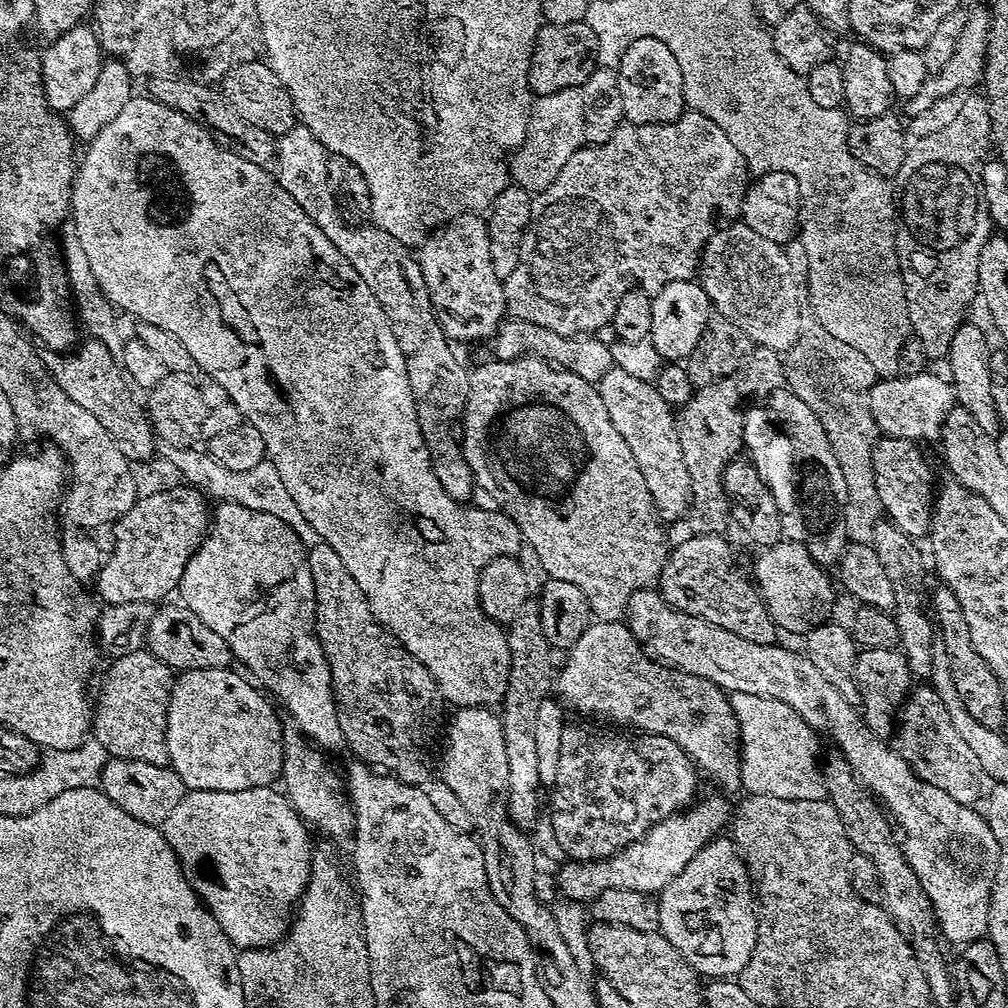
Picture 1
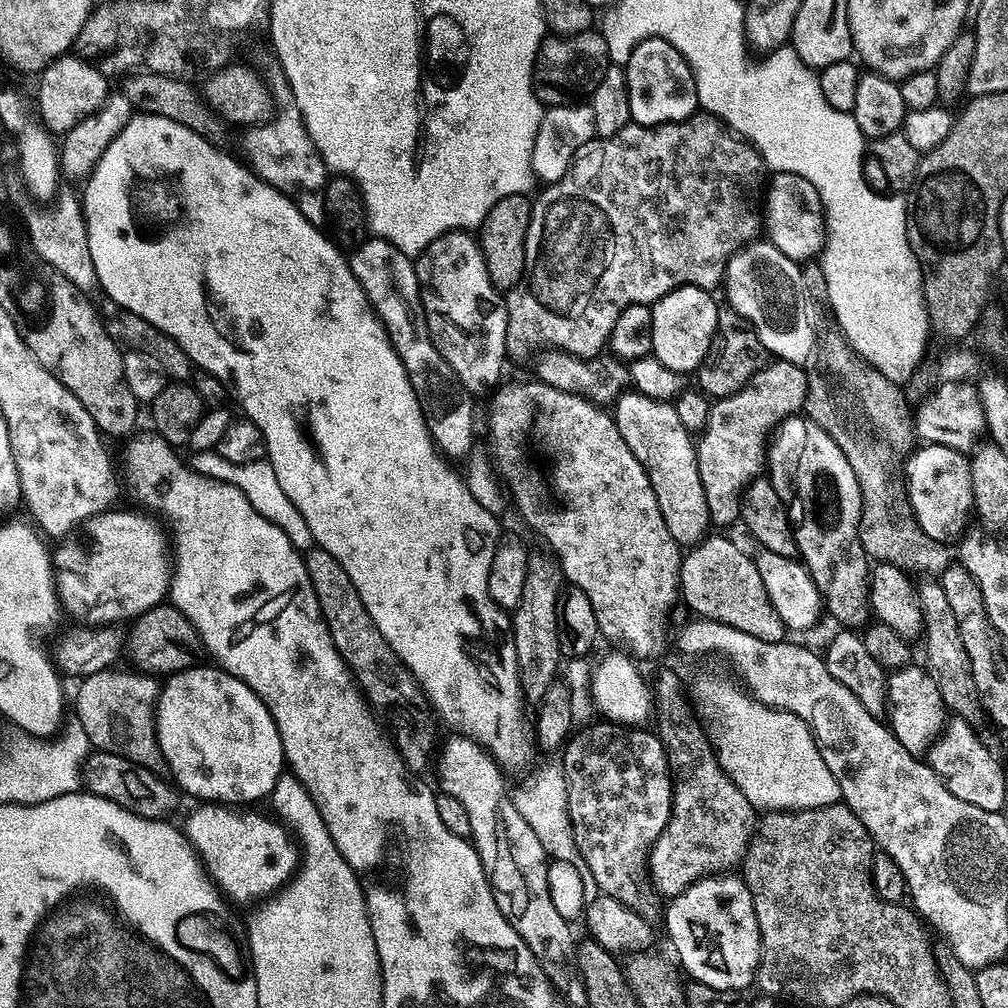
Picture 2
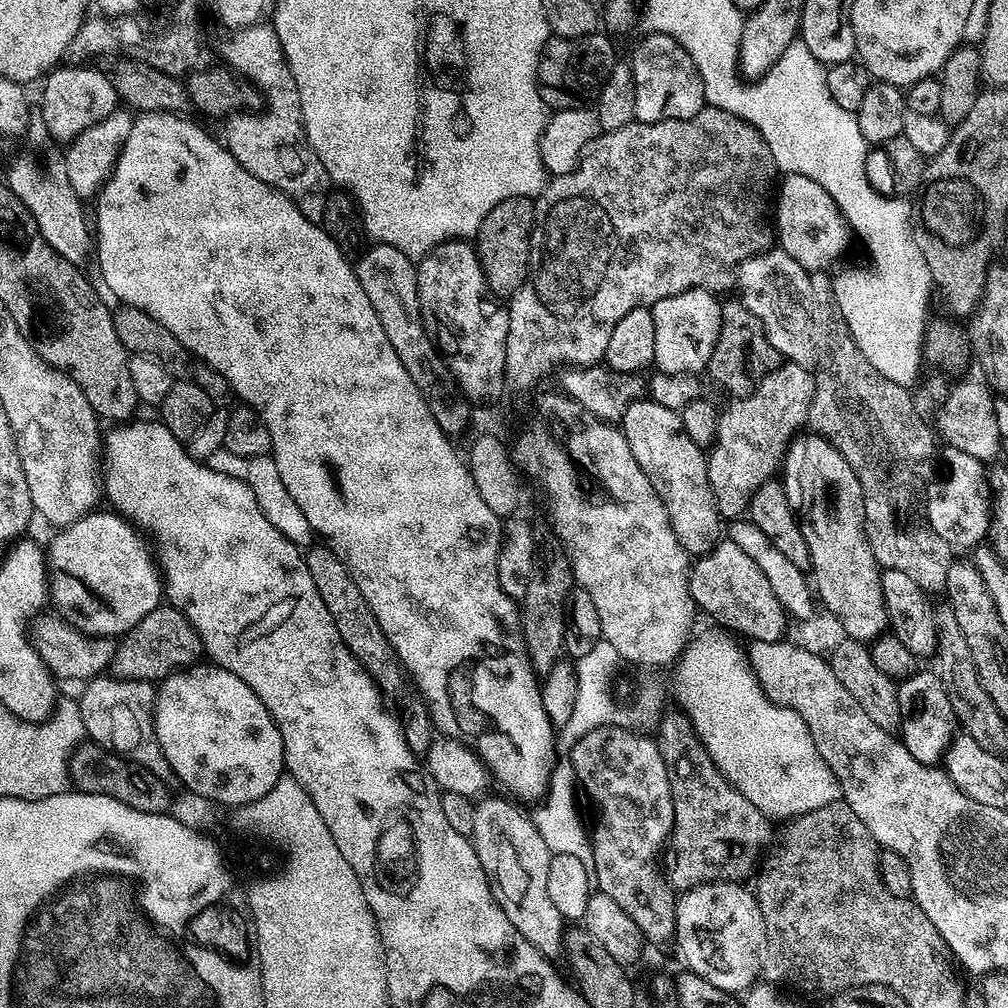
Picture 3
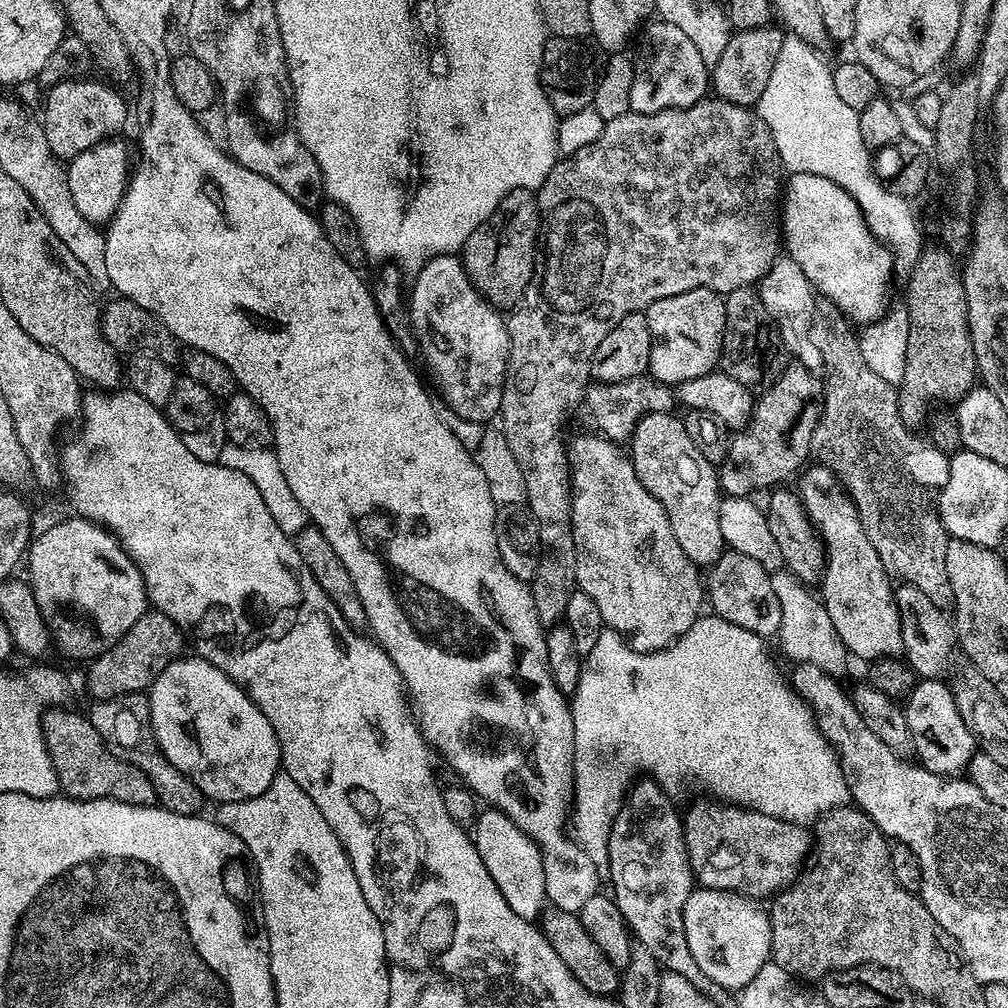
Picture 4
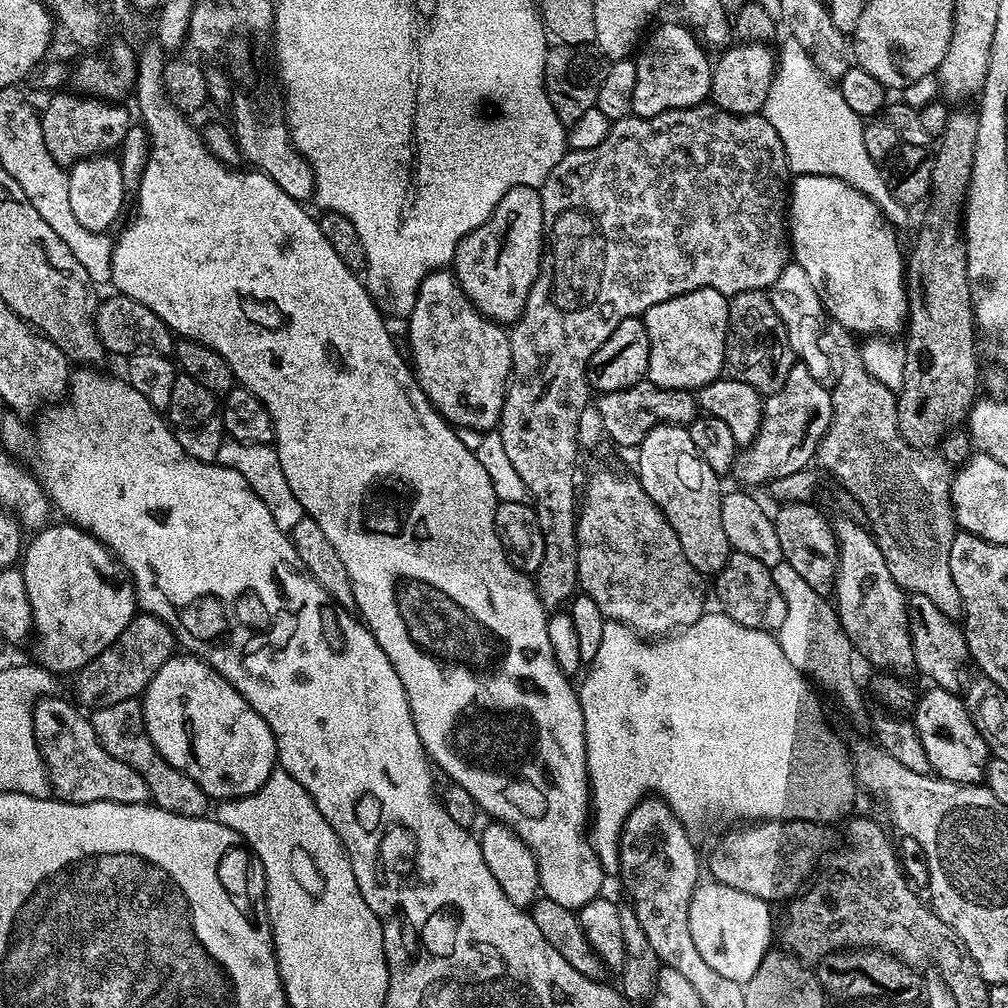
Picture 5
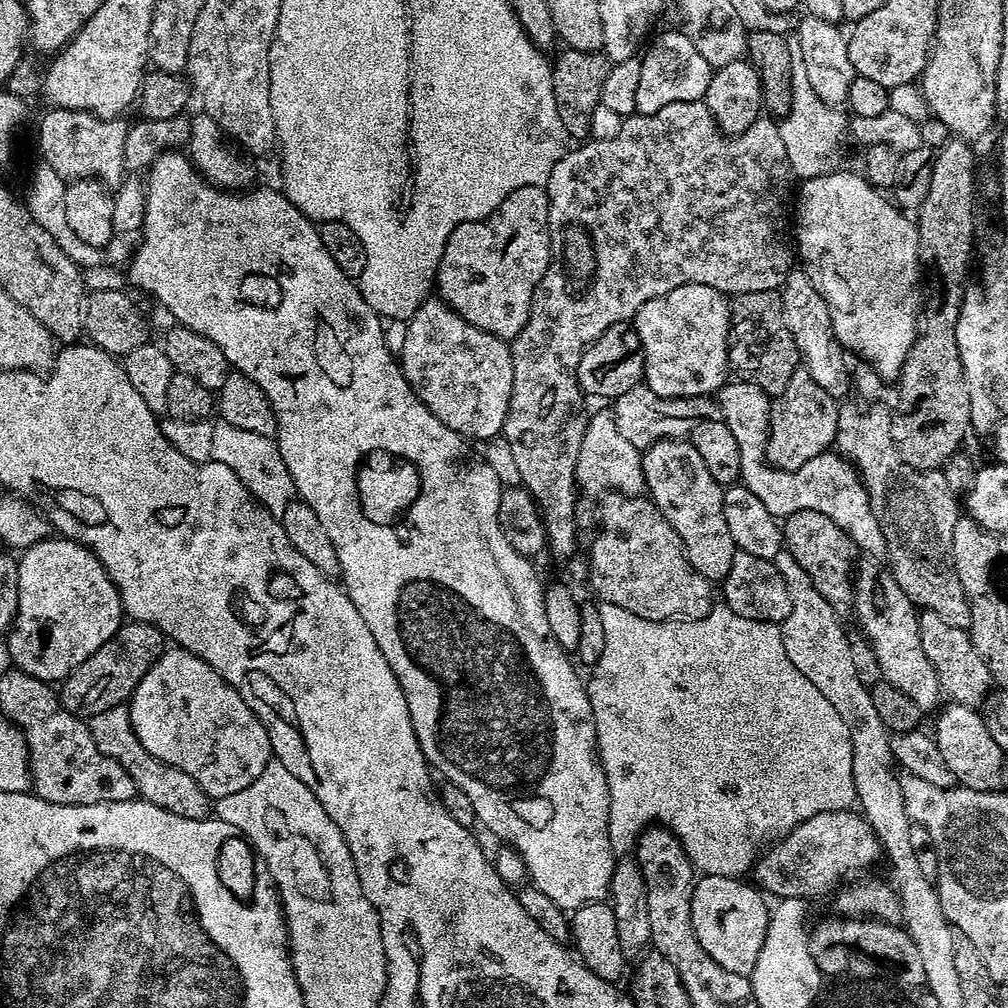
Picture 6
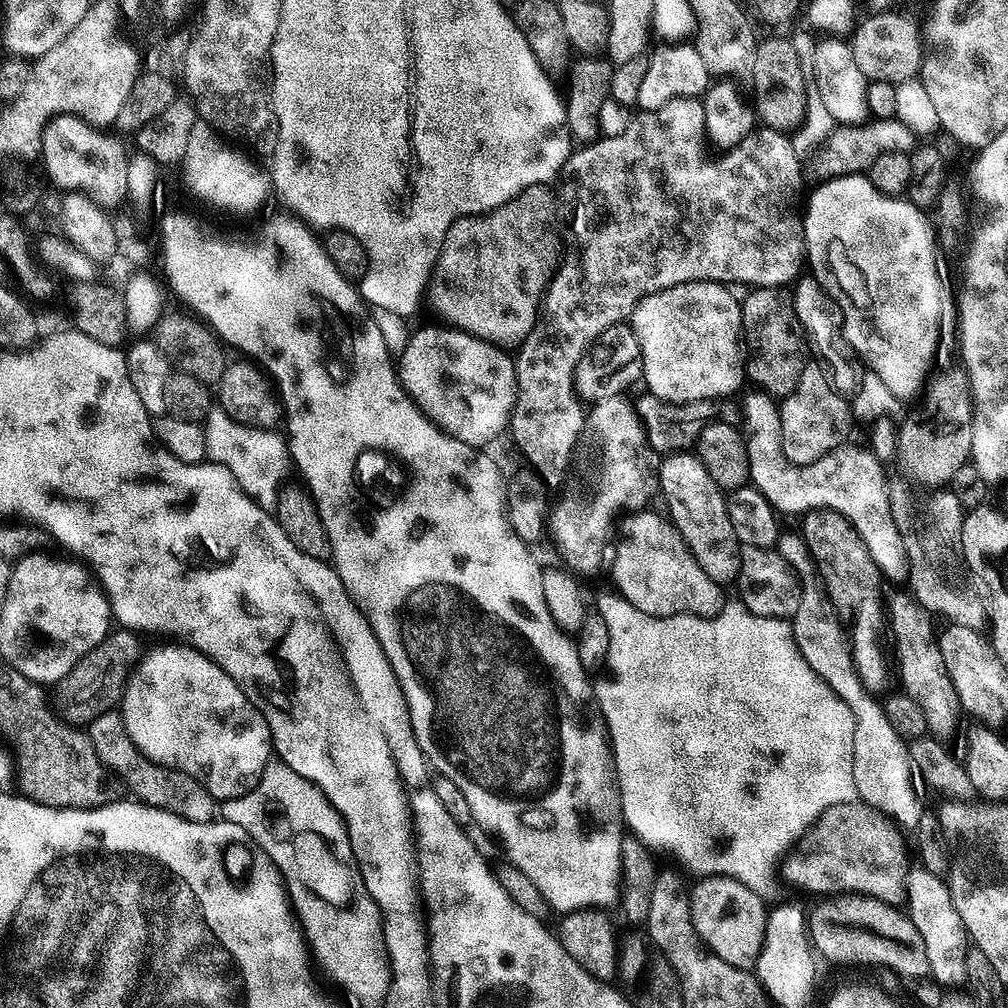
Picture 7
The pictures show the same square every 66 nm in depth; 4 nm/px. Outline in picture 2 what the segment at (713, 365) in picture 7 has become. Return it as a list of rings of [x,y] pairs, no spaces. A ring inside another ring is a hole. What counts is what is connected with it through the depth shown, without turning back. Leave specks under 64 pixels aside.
[[[687,284],[651,305],[654,326],[651,355],[655,356],[658,362],[662,362],[662,366],[670,366],[670,370],[681,374],[695,373],[699,369],[710,350],[712,340],[716,337],[720,308],[712,295],[707,288]]]

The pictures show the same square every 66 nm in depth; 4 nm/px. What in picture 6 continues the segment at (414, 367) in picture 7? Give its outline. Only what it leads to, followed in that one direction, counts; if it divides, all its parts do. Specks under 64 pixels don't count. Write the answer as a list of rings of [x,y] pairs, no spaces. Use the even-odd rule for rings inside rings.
[[[429,298],[407,321],[398,347],[398,363],[404,376],[438,422],[469,442],[487,442],[503,433],[514,382],[509,341],[470,326],[443,300]]]

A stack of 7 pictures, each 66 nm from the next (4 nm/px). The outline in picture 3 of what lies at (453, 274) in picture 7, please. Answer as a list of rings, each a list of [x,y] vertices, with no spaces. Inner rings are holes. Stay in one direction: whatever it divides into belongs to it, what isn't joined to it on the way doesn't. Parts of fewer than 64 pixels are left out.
[[[515,196],[490,210],[474,237],[476,257],[484,271],[490,290],[498,298],[511,297],[524,285],[530,275],[528,263],[534,260],[535,203],[527,196]],[[533,240],[533,244],[532,244]],[[533,248],[533,256],[532,256]]]

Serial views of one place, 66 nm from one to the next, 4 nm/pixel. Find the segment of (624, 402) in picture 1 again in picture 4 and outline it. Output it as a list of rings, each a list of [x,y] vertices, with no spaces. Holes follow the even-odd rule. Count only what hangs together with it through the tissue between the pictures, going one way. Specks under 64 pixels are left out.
[[[672,412],[643,415],[631,432],[630,446],[630,459],[634,470],[642,486],[646,486],[646,490],[650,490],[650,494],[654,494],[658,502],[662,502],[666,518],[670,518],[670,530],[674,530],[674,538],[678,538],[678,546],[682,546],[686,558],[690,558],[690,562],[697,566],[711,566],[718,562],[718,558],[726,550],[722,526],[718,522],[722,499],[720,477],[717,469],[710,462],[706,462],[702,454],[698,454],[694,442],[690,442],[690,434],[686,434],[683,419]]]

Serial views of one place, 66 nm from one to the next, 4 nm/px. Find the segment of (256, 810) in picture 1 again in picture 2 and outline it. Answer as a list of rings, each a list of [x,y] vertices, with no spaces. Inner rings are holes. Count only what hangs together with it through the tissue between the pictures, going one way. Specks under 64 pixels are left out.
[[[204,802],[196,807],[200,808],[189,814],[188,821],[182,824],[182,832],[198,857],[203,871],[225,897],[228,895],[240,904],[247,900],[256,900],[259,896],[268,898],[280,892],[292,880],[298,868],[298,844],[293,833],[279,819],[271,816],[271,820],[260,812],[240,811],[219,802]]]

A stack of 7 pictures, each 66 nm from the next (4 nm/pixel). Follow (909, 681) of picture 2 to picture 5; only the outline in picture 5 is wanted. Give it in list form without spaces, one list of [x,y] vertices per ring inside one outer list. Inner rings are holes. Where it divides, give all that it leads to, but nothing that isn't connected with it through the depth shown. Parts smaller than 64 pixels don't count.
[[[935,686],[929,689],[929,692],[919,693],[914,723],[935,775],[955,784],[980,784],[985,779],[990,759],[986,738],[982,738],[972,721],[972,713],[957,693]]]

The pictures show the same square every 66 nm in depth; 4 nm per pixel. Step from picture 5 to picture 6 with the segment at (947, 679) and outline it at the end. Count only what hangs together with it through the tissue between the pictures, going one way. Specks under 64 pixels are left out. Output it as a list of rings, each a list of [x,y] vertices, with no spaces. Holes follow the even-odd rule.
[[[927,610],[920,612],[920,633],[926,658],[930,658],[930,662],[936,667],[936,673],[940,675],[941,689],[946,693],[947,699],[962,706],[979,709],[980,703],[987,698],[988,691],[994,688],[994,679],[987,661],[979,653],[971,635],[965,629],[955,628],[938,614]]]

